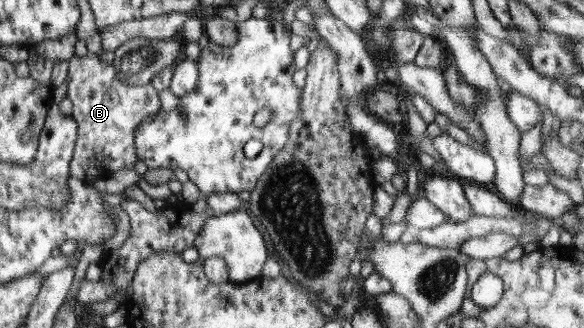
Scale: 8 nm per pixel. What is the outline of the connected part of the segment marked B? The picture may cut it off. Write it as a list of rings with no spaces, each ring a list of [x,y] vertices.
[[[74,54],[68,60],[68,90],[67,96],[72,101],[73,111],[71,116],[75,119],[79,129],[76,137],[75,152],[70,164],[70,176],[81,179],[92,188],[98,188],[106,179],[111,178],[111,174],[120,168],[132,169],[134,163],[139,161],[136,156],[134,146],[135,128],[146,117],[155,117],[161,109],[159,91],[151,83],[145,85],[132,85],[120,80],[116,69],[102,64],[99,56],[87,54],[84,57]]]

